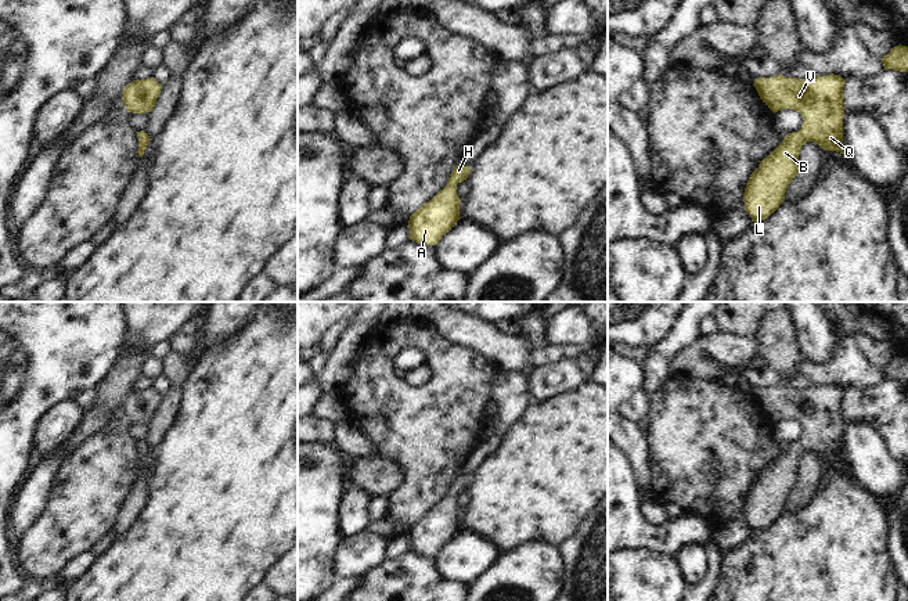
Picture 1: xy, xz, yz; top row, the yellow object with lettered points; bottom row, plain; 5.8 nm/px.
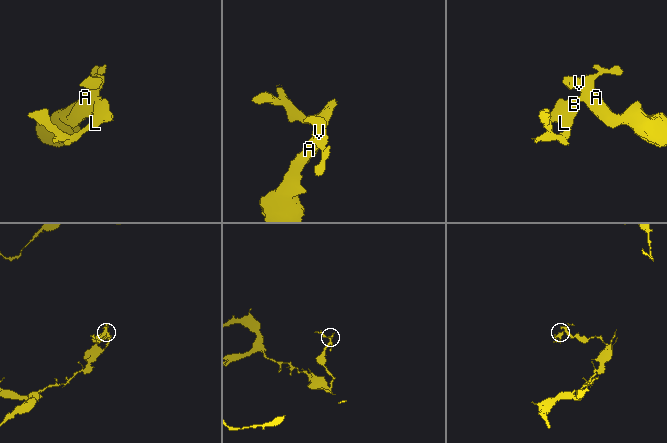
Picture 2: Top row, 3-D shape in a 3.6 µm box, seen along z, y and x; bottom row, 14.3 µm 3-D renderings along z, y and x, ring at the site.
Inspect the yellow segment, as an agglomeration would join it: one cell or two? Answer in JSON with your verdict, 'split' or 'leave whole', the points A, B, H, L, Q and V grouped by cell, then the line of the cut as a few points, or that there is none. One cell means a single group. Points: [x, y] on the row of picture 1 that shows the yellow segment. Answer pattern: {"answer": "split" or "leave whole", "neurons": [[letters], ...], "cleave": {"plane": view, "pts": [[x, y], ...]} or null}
{"answer": "leave whole", "neurons": [["A", "B", "H", "L", "Q", "V"]], "cleave": null}

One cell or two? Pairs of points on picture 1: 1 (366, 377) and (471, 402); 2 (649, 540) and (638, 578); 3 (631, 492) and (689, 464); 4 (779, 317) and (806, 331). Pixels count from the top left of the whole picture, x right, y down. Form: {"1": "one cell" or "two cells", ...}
{"1": "one cell", "2": "two cells", "3": "two cells", "4": "two cells"}

